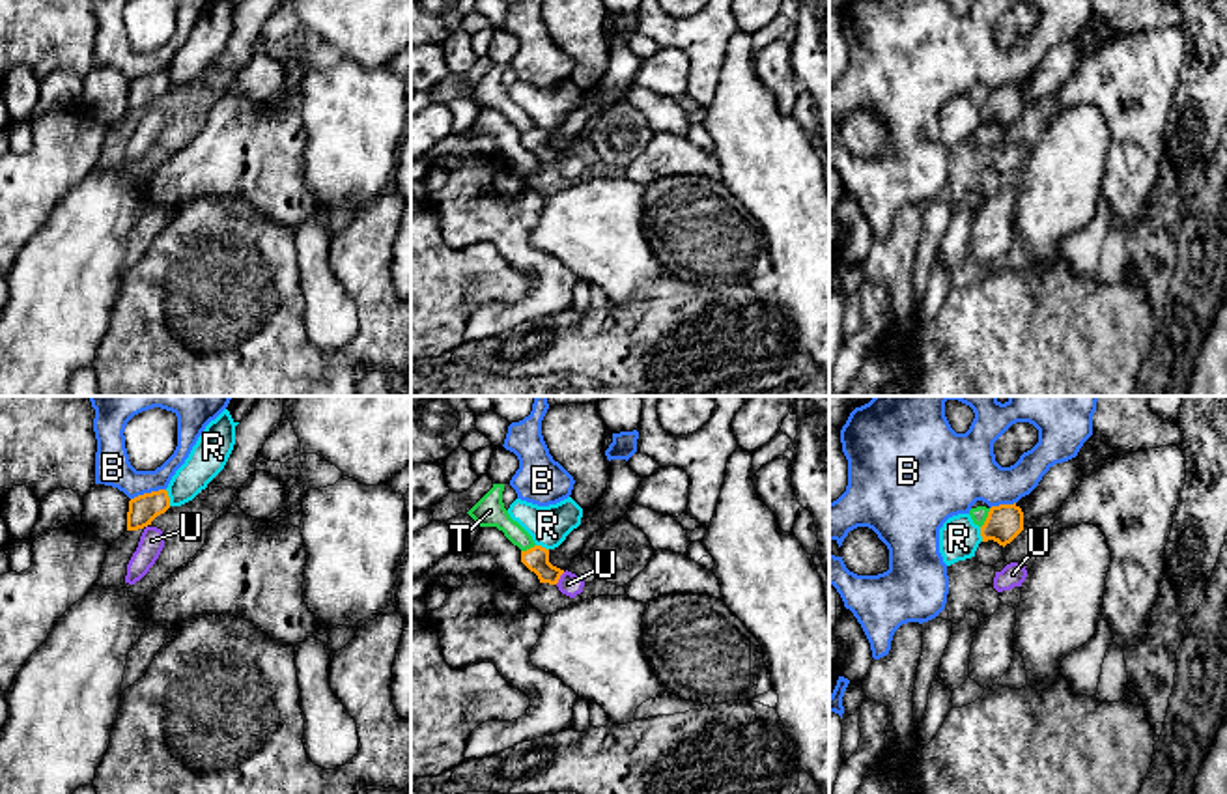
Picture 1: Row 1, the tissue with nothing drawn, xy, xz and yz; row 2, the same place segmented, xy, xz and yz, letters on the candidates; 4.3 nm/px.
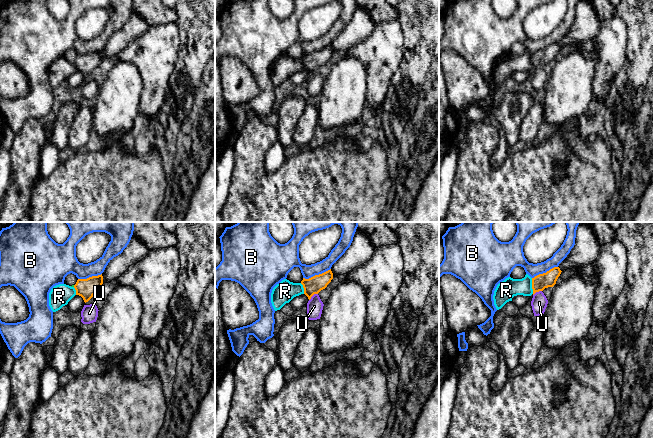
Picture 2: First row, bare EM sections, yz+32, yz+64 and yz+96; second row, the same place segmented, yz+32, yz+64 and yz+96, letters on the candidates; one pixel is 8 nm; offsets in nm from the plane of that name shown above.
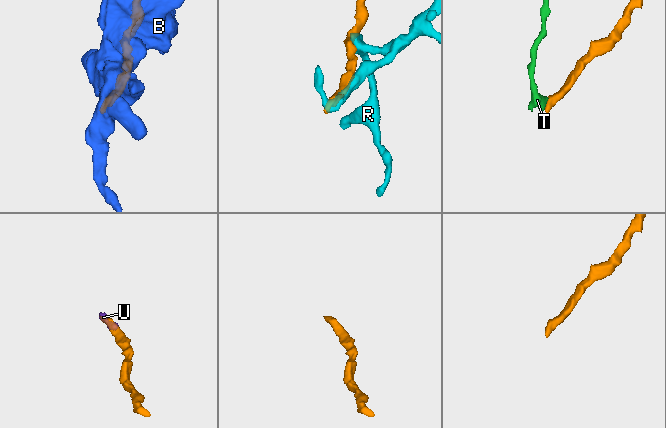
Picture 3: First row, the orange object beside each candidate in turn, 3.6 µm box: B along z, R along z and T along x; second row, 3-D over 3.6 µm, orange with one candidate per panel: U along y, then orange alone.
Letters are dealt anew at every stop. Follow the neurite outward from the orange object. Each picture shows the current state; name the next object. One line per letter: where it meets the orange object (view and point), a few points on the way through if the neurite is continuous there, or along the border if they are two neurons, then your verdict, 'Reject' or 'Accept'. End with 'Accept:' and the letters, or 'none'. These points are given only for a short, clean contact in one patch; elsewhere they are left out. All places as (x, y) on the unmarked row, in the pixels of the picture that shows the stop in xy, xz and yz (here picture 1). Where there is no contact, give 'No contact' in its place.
B: Touches orange at xy (148, 75). Reject
R: Touches orange at xy (169, 79). Reject
T: Touches orange at yz (987, 99). Boundary: yz (990, 90), (981, 109). Reject
U: Touches orange at xz (559, 159). Path across: xz (536, 141), (559, 159), (568, 165). Accept
Accept: U

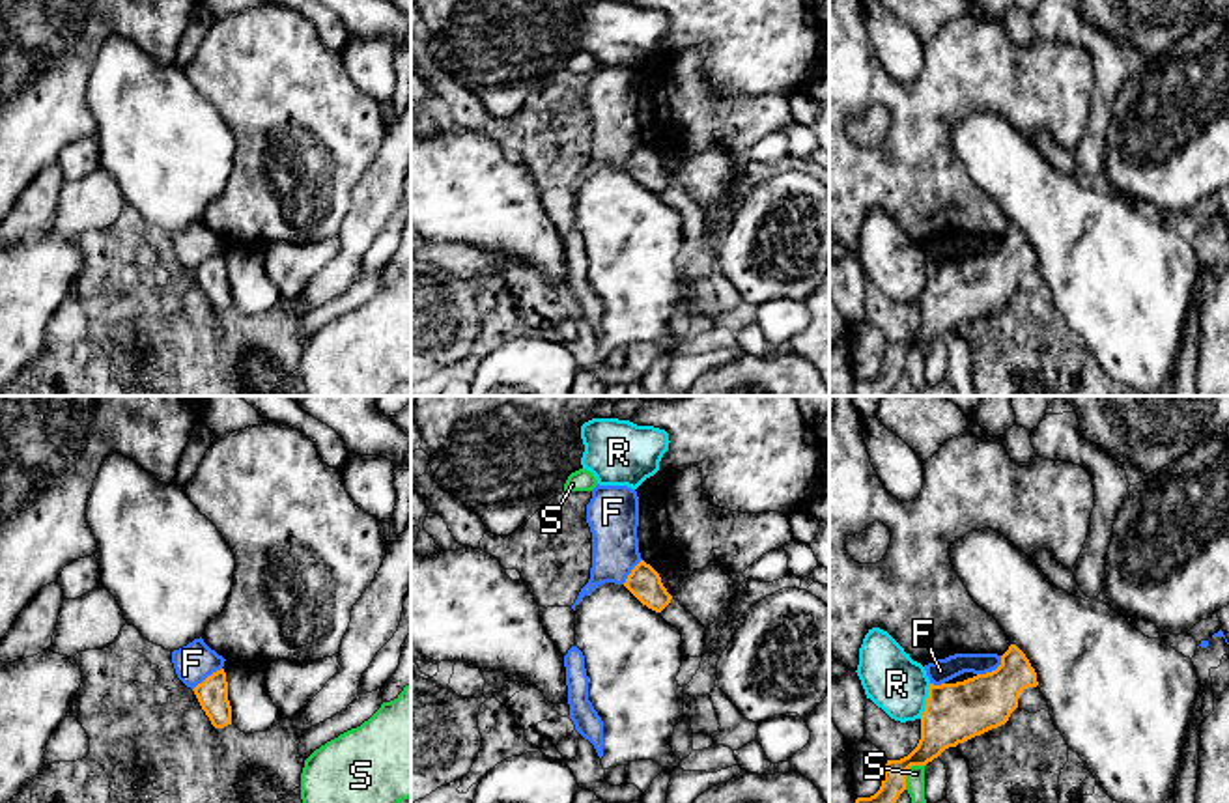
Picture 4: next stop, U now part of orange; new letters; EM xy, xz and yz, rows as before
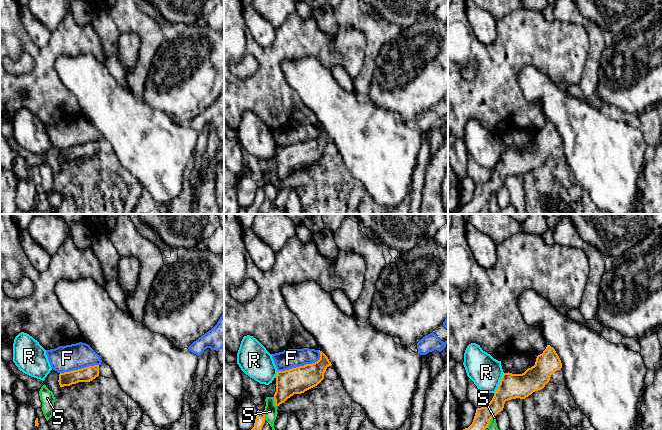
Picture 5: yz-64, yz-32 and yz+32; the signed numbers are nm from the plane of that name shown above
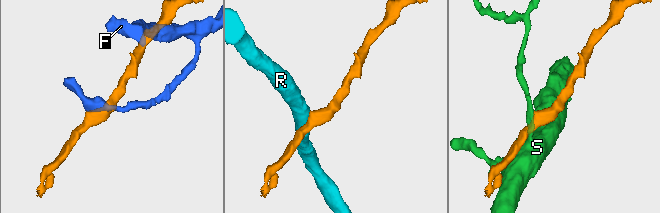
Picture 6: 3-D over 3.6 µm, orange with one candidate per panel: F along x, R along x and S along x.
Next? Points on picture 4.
F: Touches orange at yz (992, 253). Boundary: yz (1002, 238), (994, 251), (977, 256). Reject
R: Touches orange at yz (927, 282). Boundary: yz (931, 266), (927, 286), (919, 299). Reject
S: Touches orange at yz (906, 353). Reject
Accept: none

